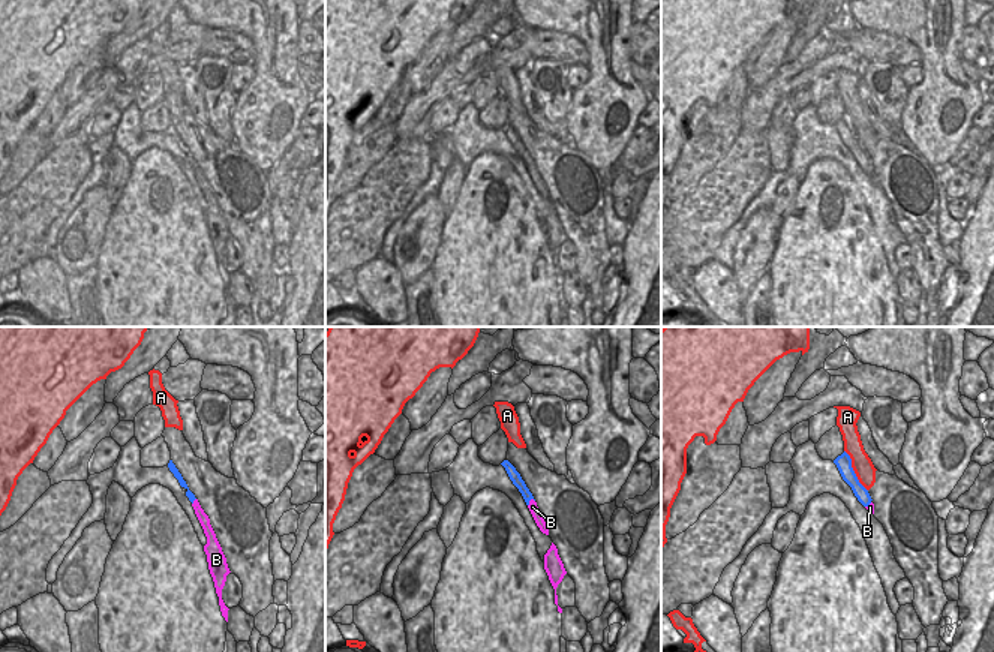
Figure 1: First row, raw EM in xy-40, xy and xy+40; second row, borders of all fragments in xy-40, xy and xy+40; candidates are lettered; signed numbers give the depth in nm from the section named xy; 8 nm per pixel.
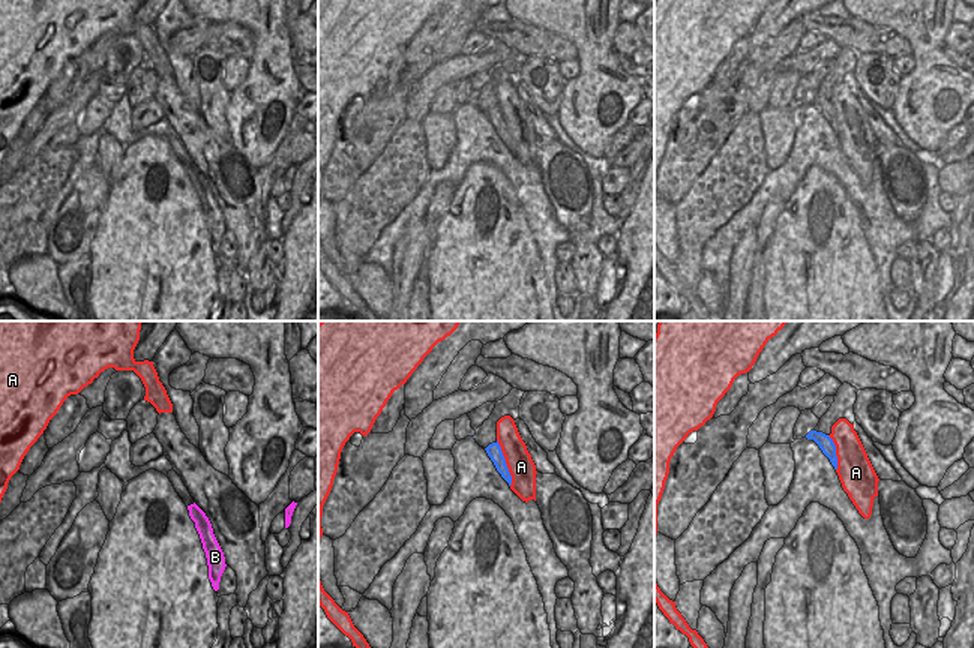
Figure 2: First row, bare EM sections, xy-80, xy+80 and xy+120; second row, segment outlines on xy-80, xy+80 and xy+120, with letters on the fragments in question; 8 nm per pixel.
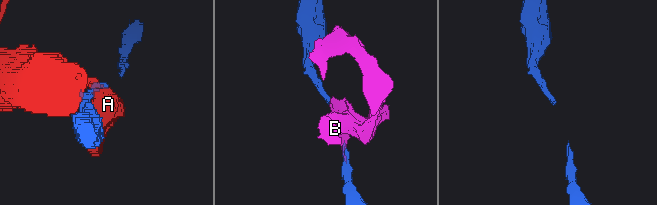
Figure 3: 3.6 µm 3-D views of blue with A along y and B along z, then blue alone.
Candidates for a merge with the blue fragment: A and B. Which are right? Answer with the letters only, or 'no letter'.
no letter

